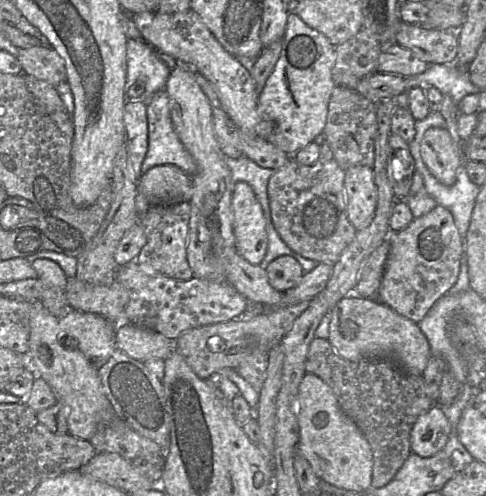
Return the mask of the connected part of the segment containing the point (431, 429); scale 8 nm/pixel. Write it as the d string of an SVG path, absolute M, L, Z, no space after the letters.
M439 405L419 416L410 434L411 451L429 458L441 451L449 438L451 426Z

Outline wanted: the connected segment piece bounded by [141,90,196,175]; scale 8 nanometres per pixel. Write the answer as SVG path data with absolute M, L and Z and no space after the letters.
M165 90L156 92L147 104L147 120L148 150L142 163L142 173L158 165L171 164L192 175L195 162L174 130Z

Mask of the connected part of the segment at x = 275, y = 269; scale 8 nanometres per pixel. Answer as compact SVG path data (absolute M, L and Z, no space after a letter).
M280 256L266 268L270 285L277 291L285 293L297 286L304 275L300 263L291 256Z

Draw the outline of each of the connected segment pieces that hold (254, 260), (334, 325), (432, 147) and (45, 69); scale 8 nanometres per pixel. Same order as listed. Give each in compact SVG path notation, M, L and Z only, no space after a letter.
M236 182L232 196L235 249L251 264L259 265L268 248L263 209L251 186Z
M347 296L329 311L328 342L343 359L358 362L364 359L388 359L412 375L420 376L431 358L429 342L413 321L399 315L378 299Z
M429 128L425 132L421 142L421 157L430 173L447 186L455 183L458 168L464 162L461 146L453 141L446 128Z
M51 46L21 48L16 57L25 75L45 81L54 87L67 81L65 62Z

